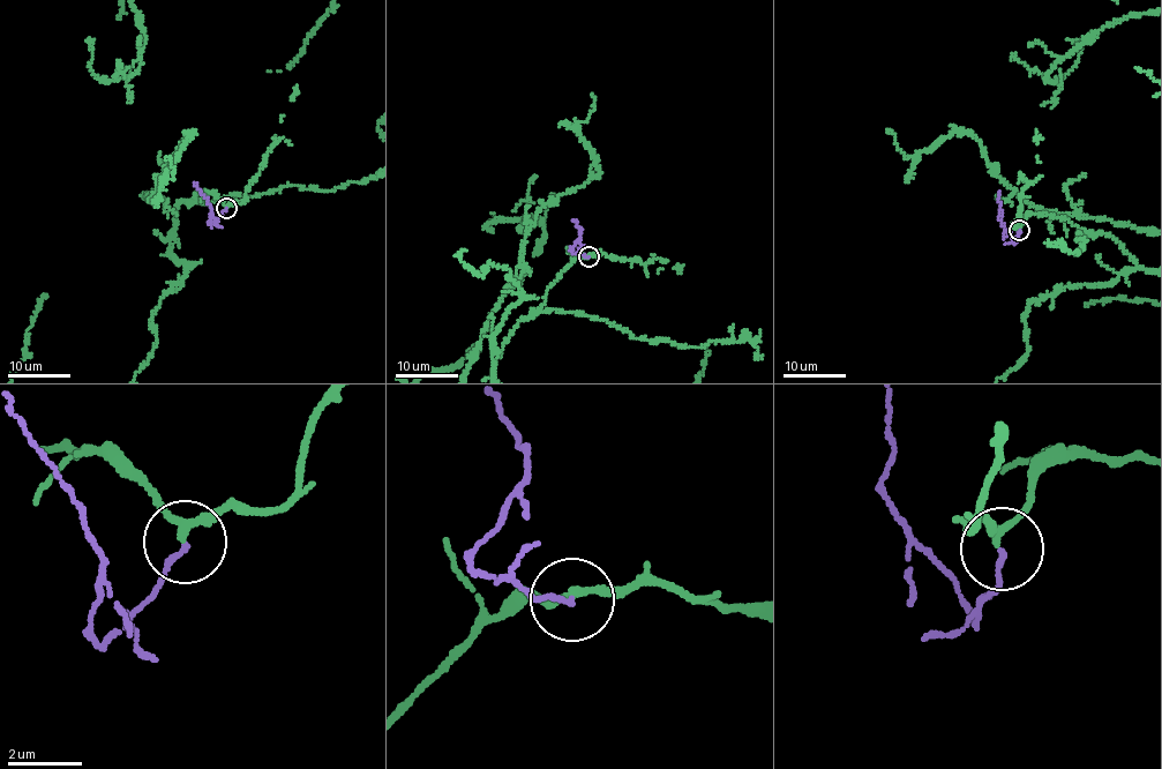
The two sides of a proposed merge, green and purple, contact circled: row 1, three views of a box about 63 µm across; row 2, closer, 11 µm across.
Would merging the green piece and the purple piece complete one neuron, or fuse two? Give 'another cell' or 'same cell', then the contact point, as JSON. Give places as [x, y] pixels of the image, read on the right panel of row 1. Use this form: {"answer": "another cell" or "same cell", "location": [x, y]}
{"answer": "same cell", "location": [1019, 230]}

